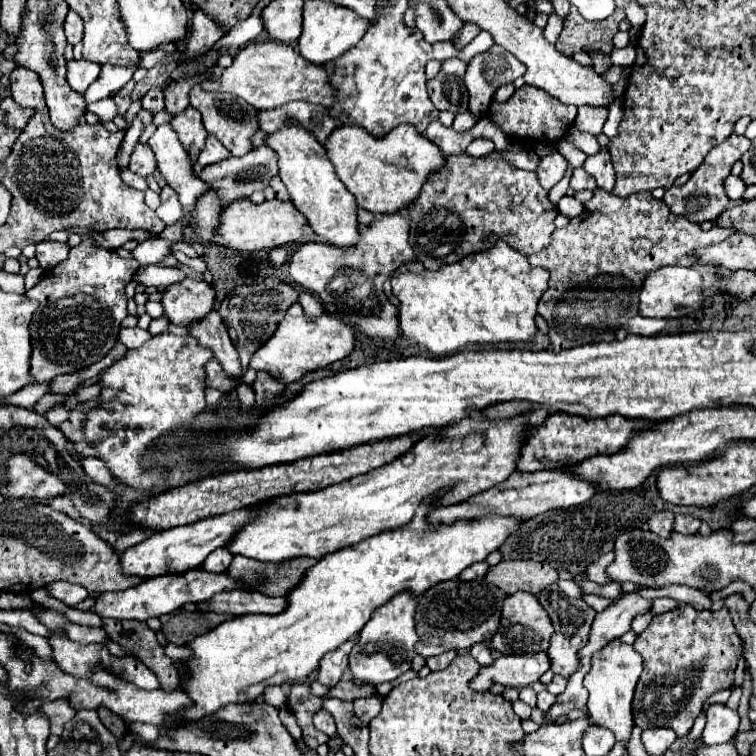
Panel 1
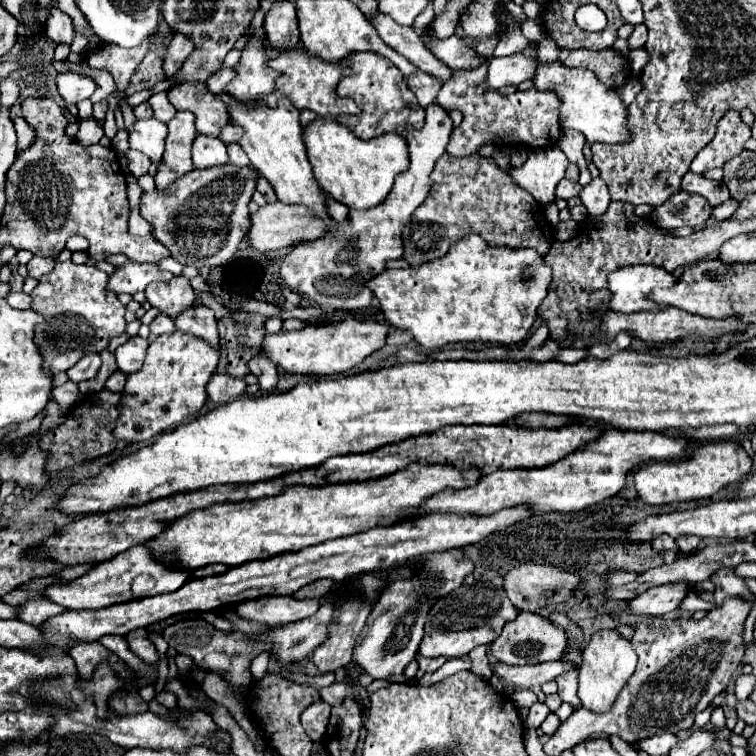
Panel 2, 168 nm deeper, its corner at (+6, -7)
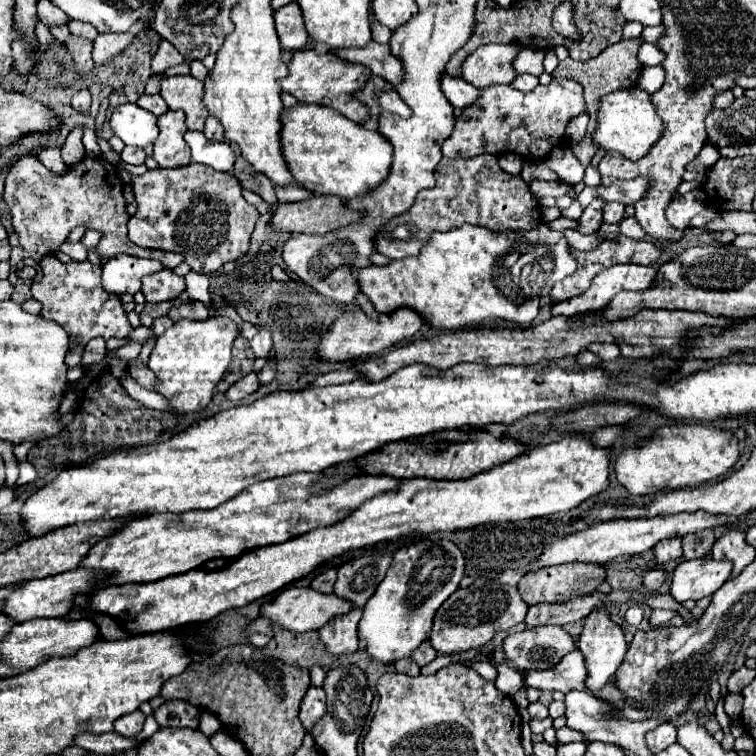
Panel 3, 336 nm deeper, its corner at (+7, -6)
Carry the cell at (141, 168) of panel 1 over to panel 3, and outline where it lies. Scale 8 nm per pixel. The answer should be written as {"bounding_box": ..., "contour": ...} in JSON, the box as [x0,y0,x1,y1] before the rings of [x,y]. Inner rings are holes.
{"bounding_box":[121,146,145,166],"contour":[[[125,146],[125,150],[121,152],[121,158],[129,164],[135,164],[135,166],[141,166],[145,162],[145,150],[143,148],[131,148],[131,146]]]}

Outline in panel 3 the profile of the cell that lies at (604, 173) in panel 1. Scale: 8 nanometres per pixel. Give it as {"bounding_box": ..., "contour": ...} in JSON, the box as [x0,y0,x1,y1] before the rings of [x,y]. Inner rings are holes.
{"bounding_box":[579,196,607,234],"contour":[[[597,196],[597,198],[589,204],[589,208],[583,210],[583,214],[581,214],[581,218],[579,218],[579,222],[581,222],[579,232],[583,232],[583,234],[593,234],[593,232],[599,230],[601,222],[603,222],[603,206],[605,206],[605,204],[607,204],[607,200],[603,200],[601,196]]]}

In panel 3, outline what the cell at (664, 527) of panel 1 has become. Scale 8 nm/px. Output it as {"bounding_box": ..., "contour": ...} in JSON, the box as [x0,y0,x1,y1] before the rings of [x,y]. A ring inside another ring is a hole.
{"bounding_box":[653,538,683,564],"contour":[[[669,538],[669,540],[661,540],[659,544],[655,544],[653,548],[655,552],[655,560],[657,564],[667,564],[671,560],[681,560],[683,552],[681,552],[681,538]]]}

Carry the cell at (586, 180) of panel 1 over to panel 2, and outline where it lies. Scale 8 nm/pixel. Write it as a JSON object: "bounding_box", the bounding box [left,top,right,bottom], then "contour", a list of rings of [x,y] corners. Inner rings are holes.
{"bounding_box":[556,179,580,199],"contour":[[[564,179],[560,181],[560,185],[556,187],[556,197],[558,199],[570,199],[570,197],[576,197],[580,193],[580,183],[578,181],[572,181],[572,179]]]}

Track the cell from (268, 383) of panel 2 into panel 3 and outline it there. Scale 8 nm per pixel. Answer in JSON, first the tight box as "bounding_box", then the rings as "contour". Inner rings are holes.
{"bounding_box":[249,328,271,358],"contour":[[[261,328],[261,332],[249,342],[251,344],[251,350],[255,352],[255,358],[267,358],[269,356],[269,350],[271,350],[271,332],[267,328]]]}

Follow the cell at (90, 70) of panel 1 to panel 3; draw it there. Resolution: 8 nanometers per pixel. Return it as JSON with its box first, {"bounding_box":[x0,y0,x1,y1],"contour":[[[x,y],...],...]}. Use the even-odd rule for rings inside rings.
{"bounding_box":[71,90,91,112],"contour":[[[79,90],[79,92],[75,92],[73,98],[71,98],[71,104],[73,104],[75,110],[81,110],[81,112],[87,110],[89,104],[91,104],[91,92],[89,92],[89,90]]]}

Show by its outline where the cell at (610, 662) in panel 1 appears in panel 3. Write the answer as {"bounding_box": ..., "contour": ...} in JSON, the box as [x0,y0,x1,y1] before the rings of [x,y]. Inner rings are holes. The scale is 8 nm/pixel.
{"bounding_box":[577,610,627,692],"contour":[[[595,610],[585,618],[585,626],[579,636],[577,648],[585,656],[585,668],[587,668],[585,686],[589,692],[599,692],[615,676],[615,672],[619,670],[619,666],[623,664],[623,658],[627,654],[627,642],[623,638],[623,628],[617,626],[615,622],[611,622],[609,614],[605,610]]]}

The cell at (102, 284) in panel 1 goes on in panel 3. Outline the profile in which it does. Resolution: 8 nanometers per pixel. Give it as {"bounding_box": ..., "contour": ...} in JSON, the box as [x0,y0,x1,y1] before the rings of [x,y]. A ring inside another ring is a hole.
{"bounding_box":[31,256,133,344],"contour":[[[47,256],[39,262],[43,270],[43,278],[33,282],[31,296],[41,302],[41,316],[57,322],[69,334],[71,344],[87,344],[87,340],[101,336],[109,338],[127,338],[133,326],[127,320],[127,312],[117,294],[105,292],[101,286],[101,266],[93,266],[89,260],[85,262],[61,262],[55,256]]]}

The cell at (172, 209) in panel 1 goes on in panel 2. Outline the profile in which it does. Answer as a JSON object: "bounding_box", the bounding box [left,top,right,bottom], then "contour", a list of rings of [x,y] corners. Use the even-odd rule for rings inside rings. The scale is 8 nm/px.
{"bounding_box":[154,111,196,189],"contour":[[[178,111],[174,119],[168,123],[168,137],[166,137],[166,151],[158,165],[158,173],[154,177],[156,187],[164,189],[184,173],[192,171],[192,143],[196,139],[194,129],[194,115],[188,111]]]}

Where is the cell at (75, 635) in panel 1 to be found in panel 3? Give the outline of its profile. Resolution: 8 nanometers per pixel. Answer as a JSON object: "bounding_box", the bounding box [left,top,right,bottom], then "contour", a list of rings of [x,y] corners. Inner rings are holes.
{"bounding_box":[115,710,147,736],"contour":[[[135,710],[131,714],[125,714],[119,720],[115,720],[115,732],[123,734],[123,736],[135,736],[143,728],[145,718],[147,716],[141,710]]]}

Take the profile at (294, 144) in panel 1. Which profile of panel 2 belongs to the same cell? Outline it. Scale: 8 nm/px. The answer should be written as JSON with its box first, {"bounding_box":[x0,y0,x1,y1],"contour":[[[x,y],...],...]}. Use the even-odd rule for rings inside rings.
{"bounding_box":[224,27,336,229],"contour":[[[264,27],[258,29],[246,29],[244,35],[248,35],[248,43],[242,49],[242,57],[236,65],[234,79],[224,87],[224,93],[230,95],[238,105],[228,105],[228,119],[232,125],[238,125],[244,129],[238,145],[248,155],[250,163],[268,179],[268,183],[274,187],[278,199],[282,203],[300,203],[308,209],[316,211],[316,215],[328,225],[328,229],[336,229],[336,221],[332,221],[326,213],[324,203],[324,191],[318,187],[312,175],[312,165],[306,155],[306,147],[302,143],[302,125],[298,121],[298,109],[290,105],[286,97],[278,101],[276,107],[268,107],[262,101],[262,95],[272,93],[274,81],[280,73],[268,67],[268,57],[264,53],[266,49],[266,31]]]}

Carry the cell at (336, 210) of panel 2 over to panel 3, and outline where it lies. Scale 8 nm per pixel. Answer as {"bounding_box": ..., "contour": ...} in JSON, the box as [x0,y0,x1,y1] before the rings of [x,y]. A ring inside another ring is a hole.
{"bounding_box":[277,182,313,202],"contour":[[[293,182],[287,188],[277,188],[279,202],[299,202],[299,200],[305,200],[305,198],[311,198],[311,196],[313,196],[313,192],[309,192],[307,188],[303,188],[297,182]]]}

